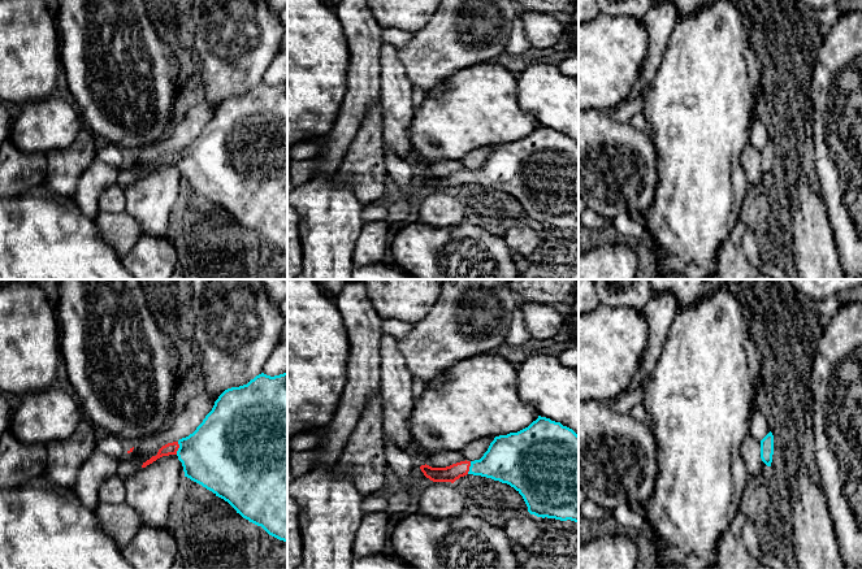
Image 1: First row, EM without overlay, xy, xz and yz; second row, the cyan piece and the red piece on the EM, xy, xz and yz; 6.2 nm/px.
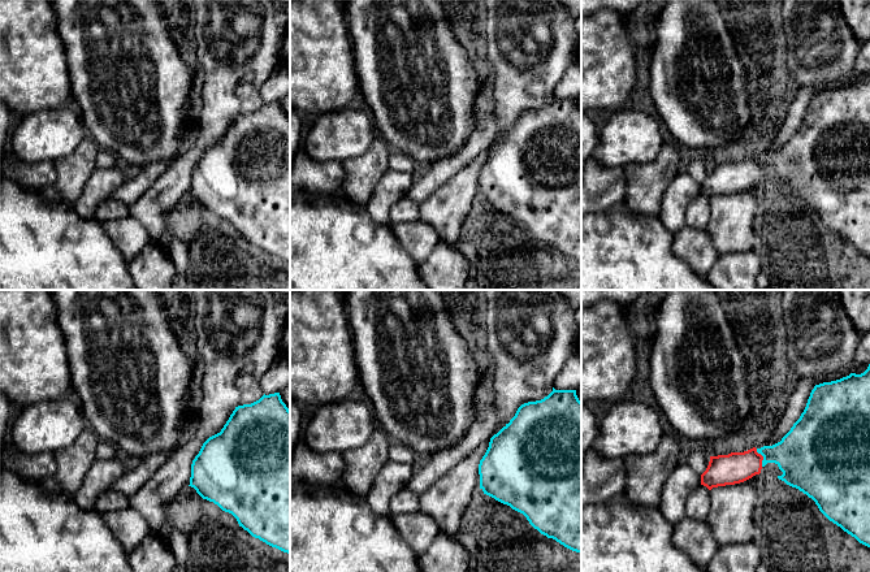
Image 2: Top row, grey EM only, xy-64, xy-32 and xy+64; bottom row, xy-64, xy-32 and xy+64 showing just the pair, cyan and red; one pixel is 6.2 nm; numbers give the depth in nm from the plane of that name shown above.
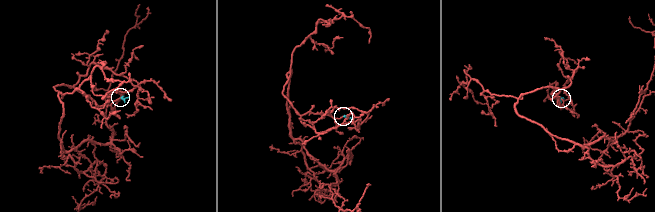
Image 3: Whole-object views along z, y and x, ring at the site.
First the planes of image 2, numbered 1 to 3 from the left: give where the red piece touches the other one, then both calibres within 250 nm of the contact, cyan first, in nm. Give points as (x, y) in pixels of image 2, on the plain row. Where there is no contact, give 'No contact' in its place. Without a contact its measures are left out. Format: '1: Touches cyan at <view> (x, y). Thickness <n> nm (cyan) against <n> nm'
1: No contact
2: No contact
3: Touches cyan at xy+64 (764, 167). Thickness 340 nm (cyan) against 190 nm

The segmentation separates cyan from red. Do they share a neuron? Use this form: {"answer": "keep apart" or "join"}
{"answer": "join"}

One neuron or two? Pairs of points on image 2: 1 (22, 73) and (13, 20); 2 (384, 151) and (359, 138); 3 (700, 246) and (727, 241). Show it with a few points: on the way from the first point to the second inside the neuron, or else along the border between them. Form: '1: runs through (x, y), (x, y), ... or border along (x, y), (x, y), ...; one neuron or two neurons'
1: runs through (21, 60), (13, 52), (13, 33); one neuron
2: border along (377, 134), (363, 154), (345, 160); two neurons
3: border along (705, 229), (719, 255); two neurons

